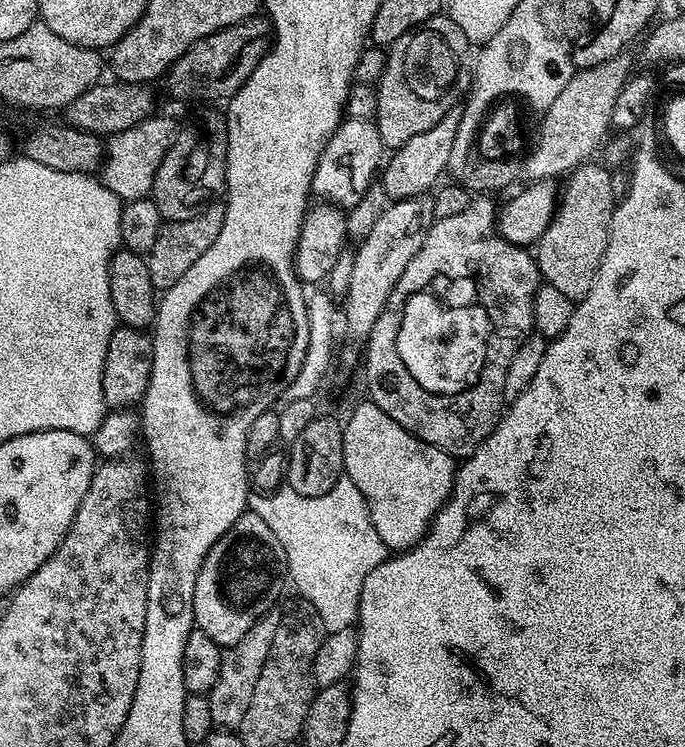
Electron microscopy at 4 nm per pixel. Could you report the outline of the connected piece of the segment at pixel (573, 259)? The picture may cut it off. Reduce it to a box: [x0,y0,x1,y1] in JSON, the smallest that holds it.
[534,162,618,302]

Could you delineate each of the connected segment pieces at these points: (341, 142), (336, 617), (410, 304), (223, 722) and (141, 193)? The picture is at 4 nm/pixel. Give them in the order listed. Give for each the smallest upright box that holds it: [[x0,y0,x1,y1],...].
[[312,119,385,210],[248,478,390,633],[384,292,486,390],[206,607,280,729],[102,114,174,202]]

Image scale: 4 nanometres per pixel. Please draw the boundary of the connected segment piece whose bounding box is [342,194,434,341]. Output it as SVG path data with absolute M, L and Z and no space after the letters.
M428 194L407 196L405 200L389 203L382 218L378 218L375 226L370 226L370 234L359 241L350 286L342 296L342 324L344 316L344 324L354 339L363 341L371 334L382 310L386 310L394 286L398 286L398 278L402 278L402 270L406 270L410 258L422 250L422 242L426 242L426 234L434 219L433 203L433 197Z

